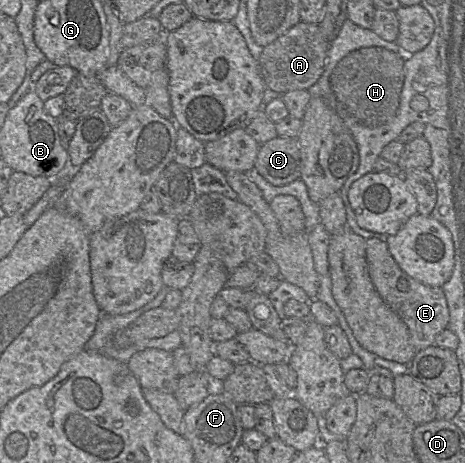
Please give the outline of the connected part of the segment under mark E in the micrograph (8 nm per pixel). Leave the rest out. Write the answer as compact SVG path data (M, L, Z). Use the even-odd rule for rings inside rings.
M369 238L366 239L365 242L368 273L377 294L404 322L416 350L432 345L436 335L448 327L448 305L442 288L423 284L404 273L391 256L384 239Z

